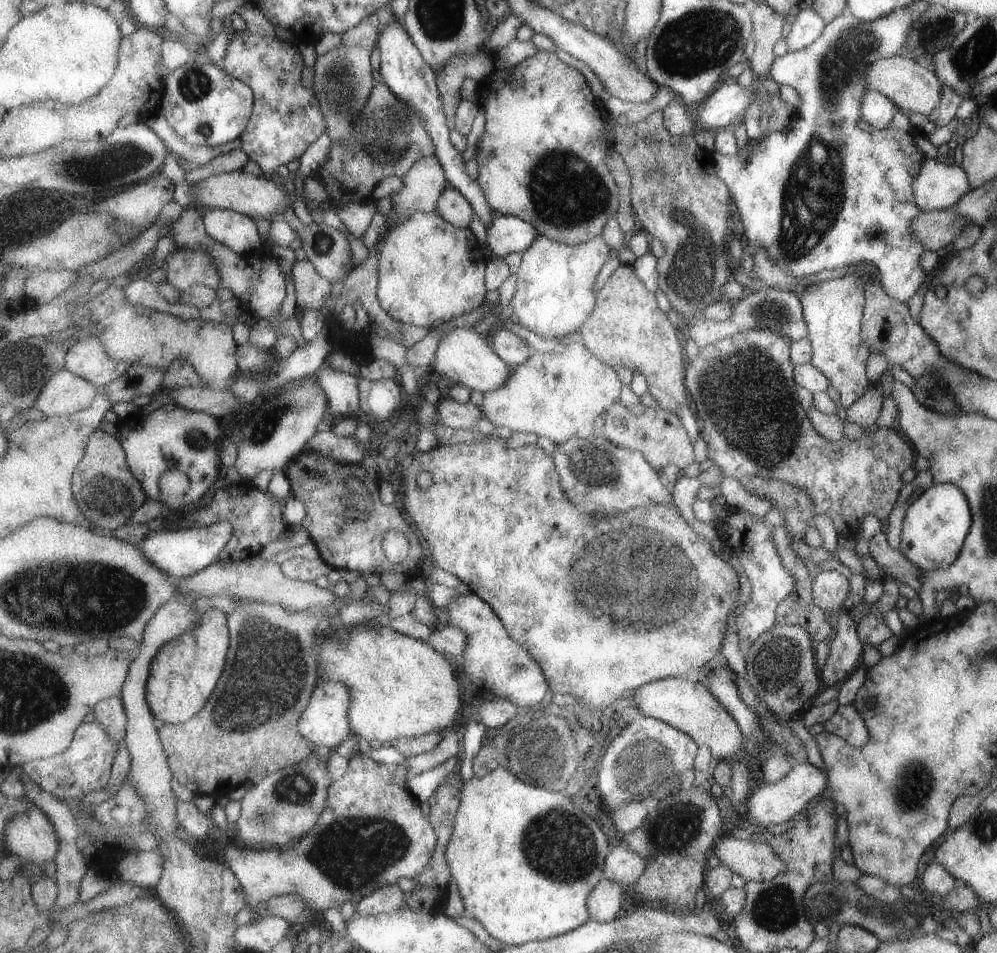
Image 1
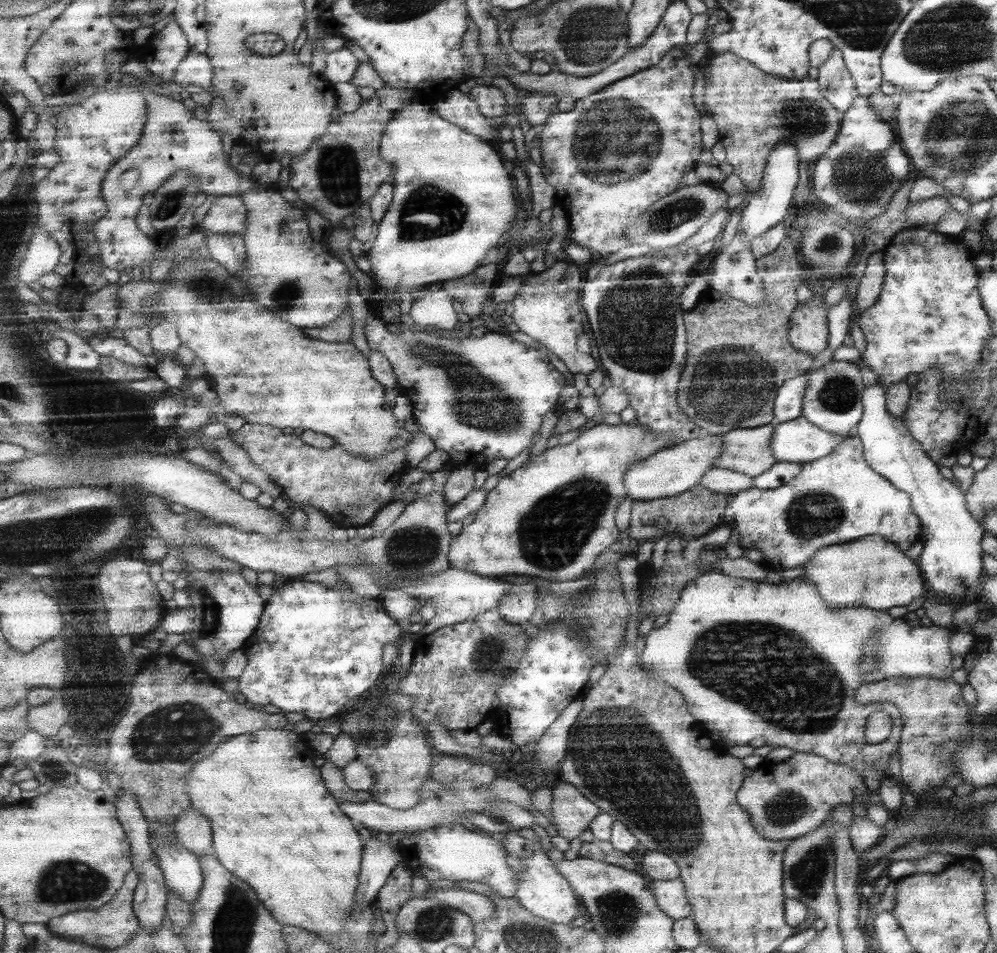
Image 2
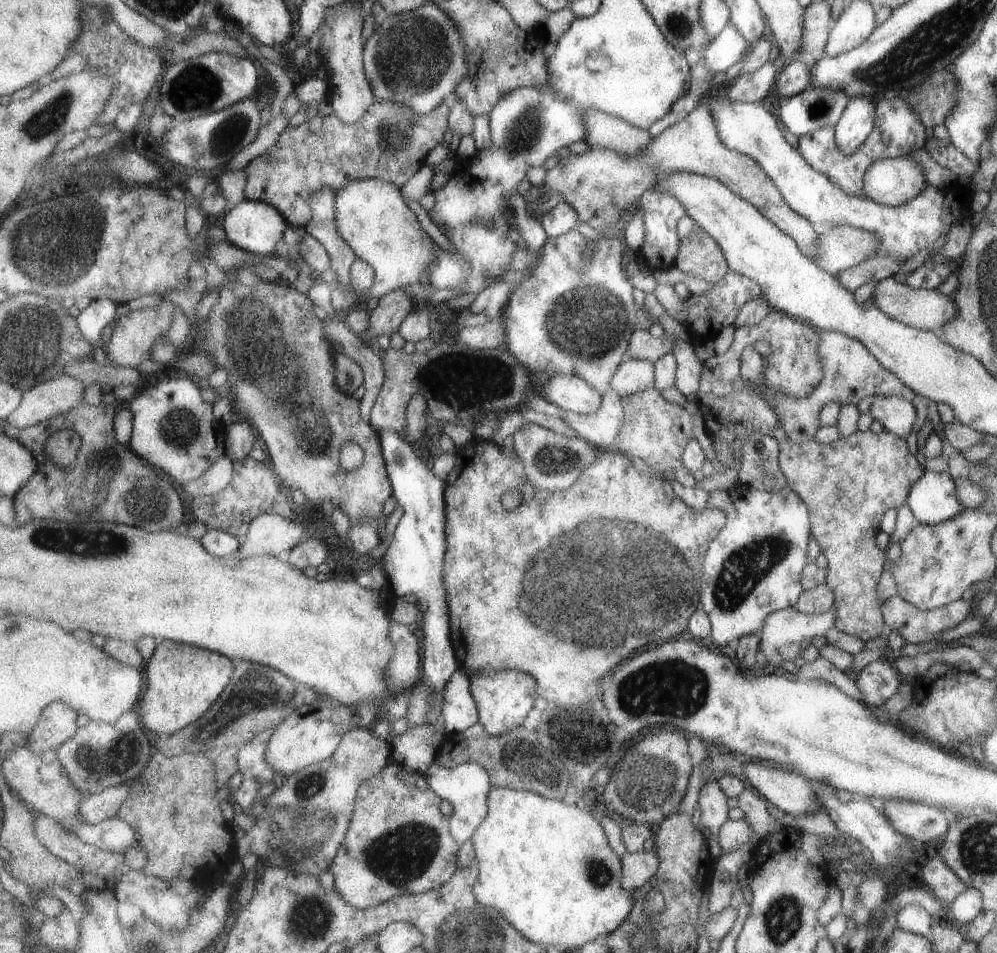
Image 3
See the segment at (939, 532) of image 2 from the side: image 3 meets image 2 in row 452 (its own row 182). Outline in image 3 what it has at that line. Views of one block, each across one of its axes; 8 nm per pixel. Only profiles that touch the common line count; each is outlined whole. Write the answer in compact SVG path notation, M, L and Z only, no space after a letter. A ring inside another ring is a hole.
M911 156L883 158L873 162L863 176L865 198L881 206L899 206L917 196L923 186L923 174Z

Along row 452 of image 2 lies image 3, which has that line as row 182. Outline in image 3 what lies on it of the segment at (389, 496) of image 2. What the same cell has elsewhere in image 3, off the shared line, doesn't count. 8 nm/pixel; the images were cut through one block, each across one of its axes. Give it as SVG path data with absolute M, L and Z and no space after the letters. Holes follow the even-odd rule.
M457 96L447 98L427 116L413 114L407 106L401 106L401 104L375 102L369 108L369 112L353 124L341 122L335 114L325 116L325 118L309 114L307 120L301 122L299 126L285 128L283 134L279 136L277 144L269 150L269 154L263 154L263 156L255 158L253 162L249 162L249 166L245 168L247 198L275 206L279 212L283 212L285 220L291 226L307 228L307 224L311 222L311 216L315 214L311 210L311 194L315 194L323 188L333 188L337 194L343 186L349 184L349 180L355 180L355 178L381 178L385 182L391 182L391 184L403 188L425 166L425 160L431 154L431 150L443 142L447 128L451 128L451 108L453 108L455 100L457 100Z

